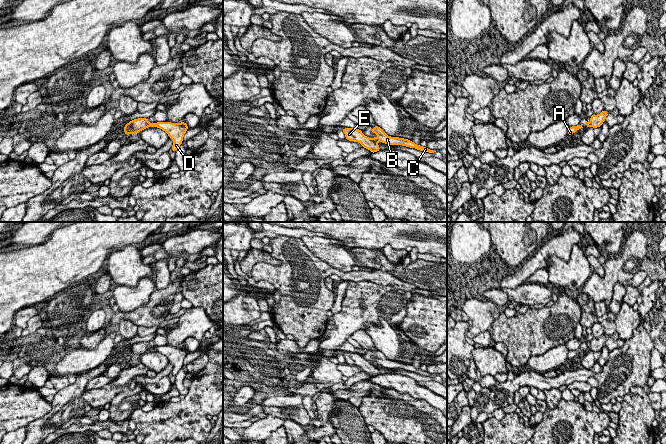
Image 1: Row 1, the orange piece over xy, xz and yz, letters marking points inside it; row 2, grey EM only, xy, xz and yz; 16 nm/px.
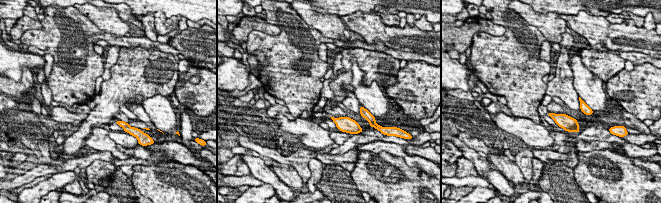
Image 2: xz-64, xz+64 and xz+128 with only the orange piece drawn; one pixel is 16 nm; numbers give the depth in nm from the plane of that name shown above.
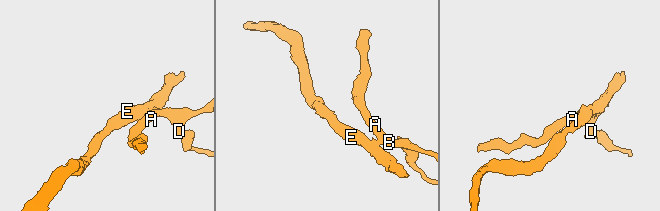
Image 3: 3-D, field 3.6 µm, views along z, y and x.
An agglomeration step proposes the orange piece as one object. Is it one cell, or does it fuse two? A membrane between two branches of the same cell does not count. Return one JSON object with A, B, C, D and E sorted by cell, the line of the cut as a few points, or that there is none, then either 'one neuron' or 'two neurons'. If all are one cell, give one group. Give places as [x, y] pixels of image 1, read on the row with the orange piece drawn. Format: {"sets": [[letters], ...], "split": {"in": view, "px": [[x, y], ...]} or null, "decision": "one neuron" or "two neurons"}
{"sets": [["A", "B", "C", "D"], ["E"]], "split": {"in": "xz", "px": [[372, 139], [376, 142]]}, "decision": "two neurons"}

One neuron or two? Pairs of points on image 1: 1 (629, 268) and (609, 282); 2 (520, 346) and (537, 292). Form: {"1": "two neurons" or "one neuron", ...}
{"1": "one neuron", "2": "two neurons"}

